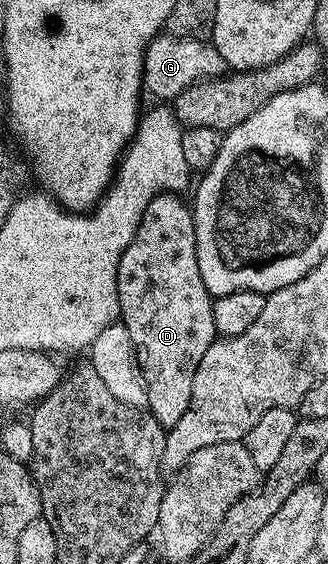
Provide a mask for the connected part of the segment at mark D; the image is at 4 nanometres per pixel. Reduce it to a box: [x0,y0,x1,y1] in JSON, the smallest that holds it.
[116,194,217,428]

